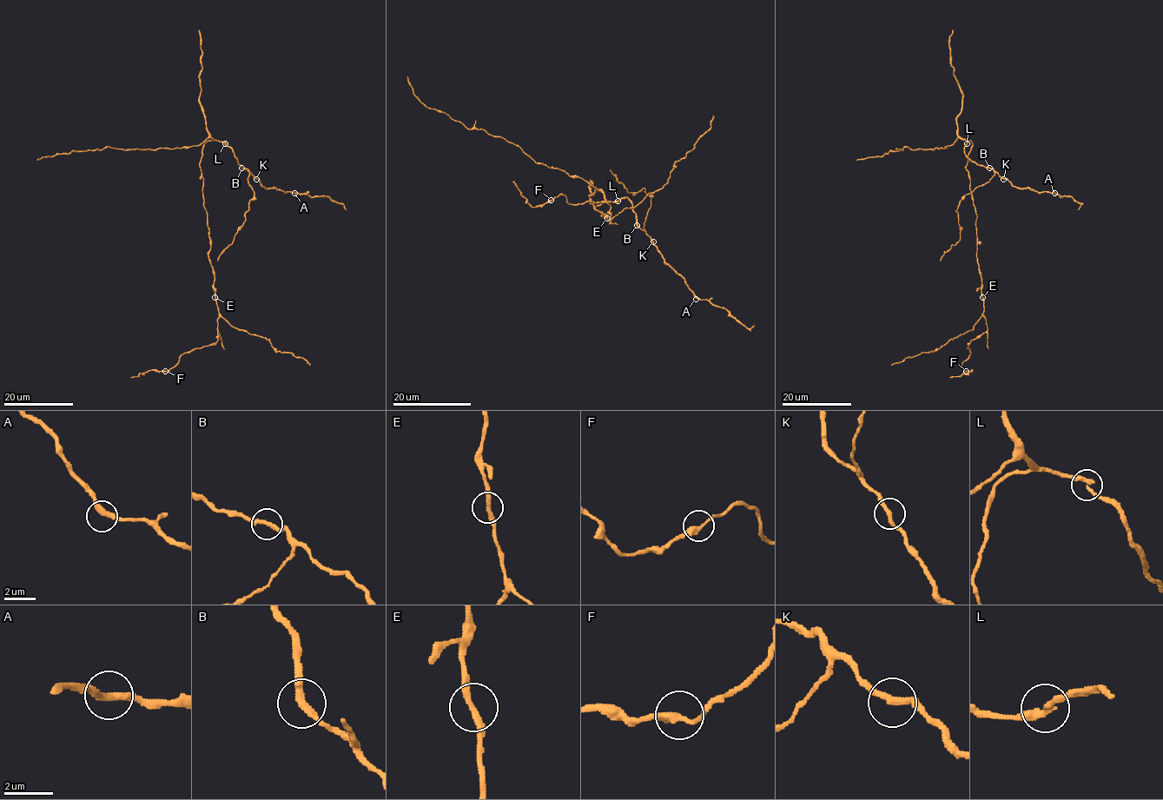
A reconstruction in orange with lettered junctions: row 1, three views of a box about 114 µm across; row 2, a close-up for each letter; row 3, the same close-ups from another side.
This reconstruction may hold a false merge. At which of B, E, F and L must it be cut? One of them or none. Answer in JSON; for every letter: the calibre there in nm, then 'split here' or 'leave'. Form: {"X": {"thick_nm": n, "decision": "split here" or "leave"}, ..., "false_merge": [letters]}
{"B": {"thick_nm": 280, "decision": "leave"}, "E": {"thick_nm": 280, "decision": "leave"}, "F": {"thick_nm": 300, "decision": "leave"}, "L": {"thick_nm": 280, "decision": "leave"}, "false_merge": []}

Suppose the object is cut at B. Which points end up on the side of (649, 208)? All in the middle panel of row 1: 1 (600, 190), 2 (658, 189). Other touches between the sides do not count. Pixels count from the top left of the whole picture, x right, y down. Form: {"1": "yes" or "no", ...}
{"1": "no", "2": "no"}

